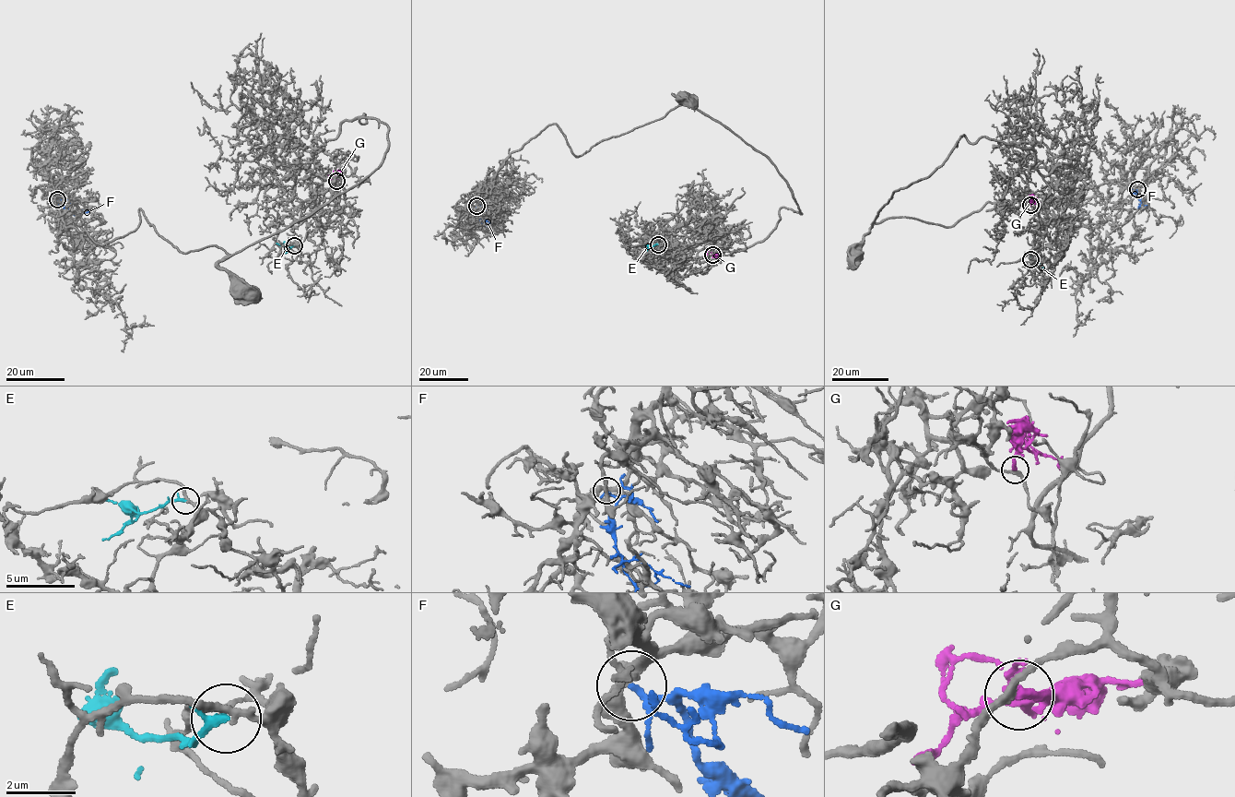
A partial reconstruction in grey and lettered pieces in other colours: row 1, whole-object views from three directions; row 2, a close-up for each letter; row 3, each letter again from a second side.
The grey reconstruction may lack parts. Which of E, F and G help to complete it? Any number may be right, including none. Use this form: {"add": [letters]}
{"add": []}

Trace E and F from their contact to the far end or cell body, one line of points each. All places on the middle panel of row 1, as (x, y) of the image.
E: (658, 244), (652, 246), (643, 243)
F: (476, 206), (480, 219), (491, 223)

